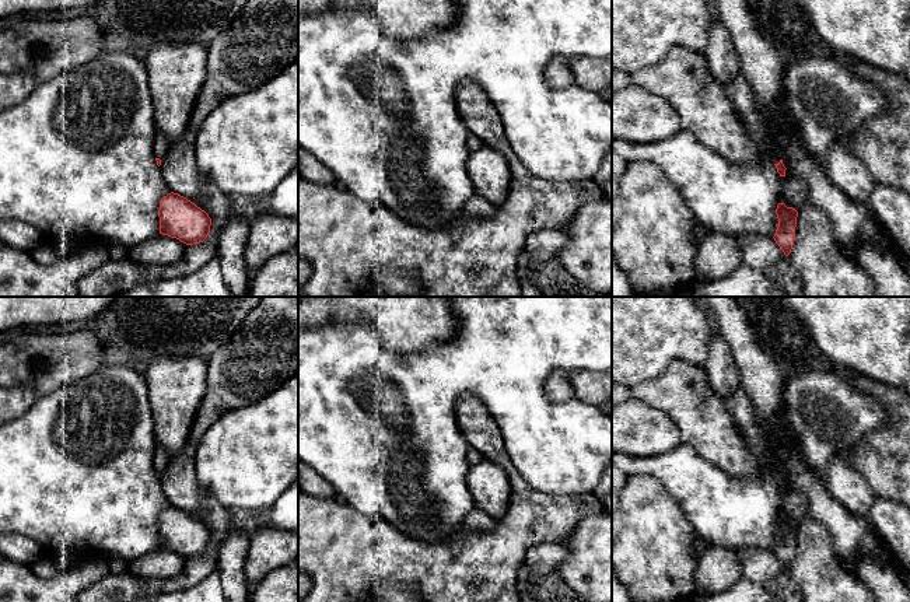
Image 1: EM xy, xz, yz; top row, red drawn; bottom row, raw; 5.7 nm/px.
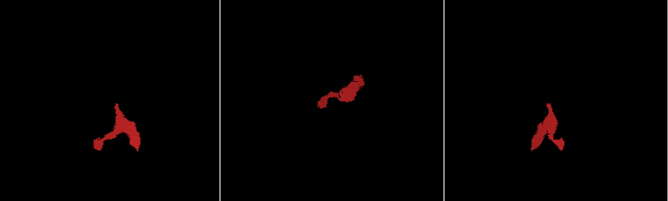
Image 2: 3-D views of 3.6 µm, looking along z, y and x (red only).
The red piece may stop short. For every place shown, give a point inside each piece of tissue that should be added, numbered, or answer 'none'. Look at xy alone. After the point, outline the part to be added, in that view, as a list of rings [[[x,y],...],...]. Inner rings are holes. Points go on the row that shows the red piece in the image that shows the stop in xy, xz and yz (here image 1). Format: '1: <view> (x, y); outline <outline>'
1: xy (160, 146); outline [[[157,130],[154,141],[153,141],[153,153],[155,158],[162,160],[167,155],[168,148],[169,148],[169,141],[167,136]]]

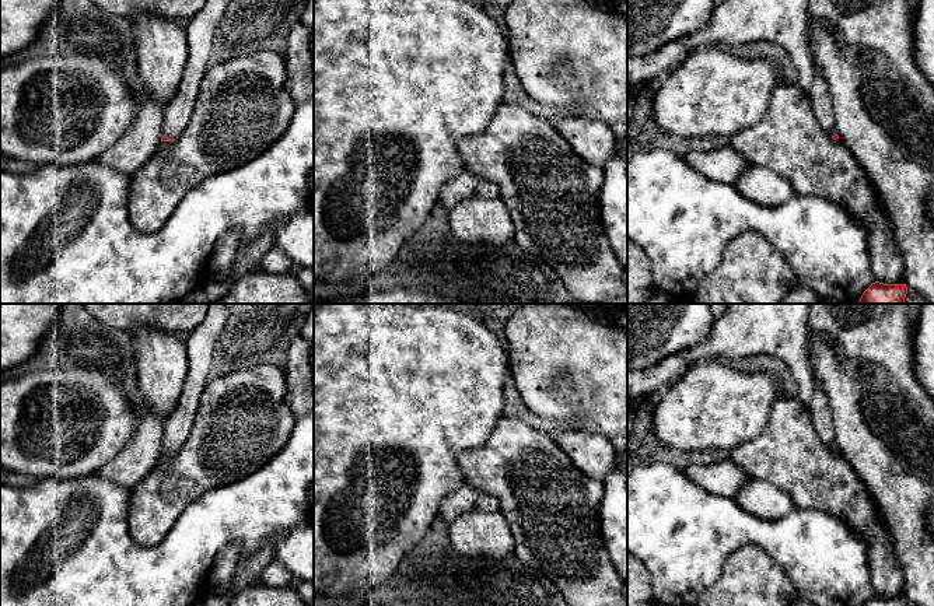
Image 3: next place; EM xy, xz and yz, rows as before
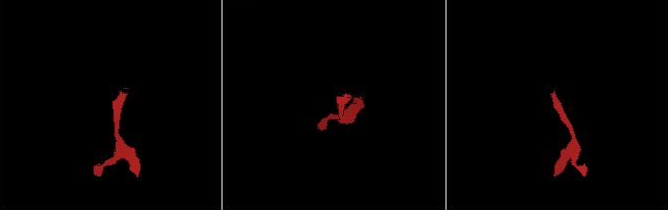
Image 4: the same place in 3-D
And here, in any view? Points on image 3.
1: xy (199, 30); outline [[[207,0],[185,25],[188,62],[175,98],[167,105],[162,136],[174,140],[186,127],[195,108],[199,85],[207,70],[214,29],[228,7],[228,0]]]

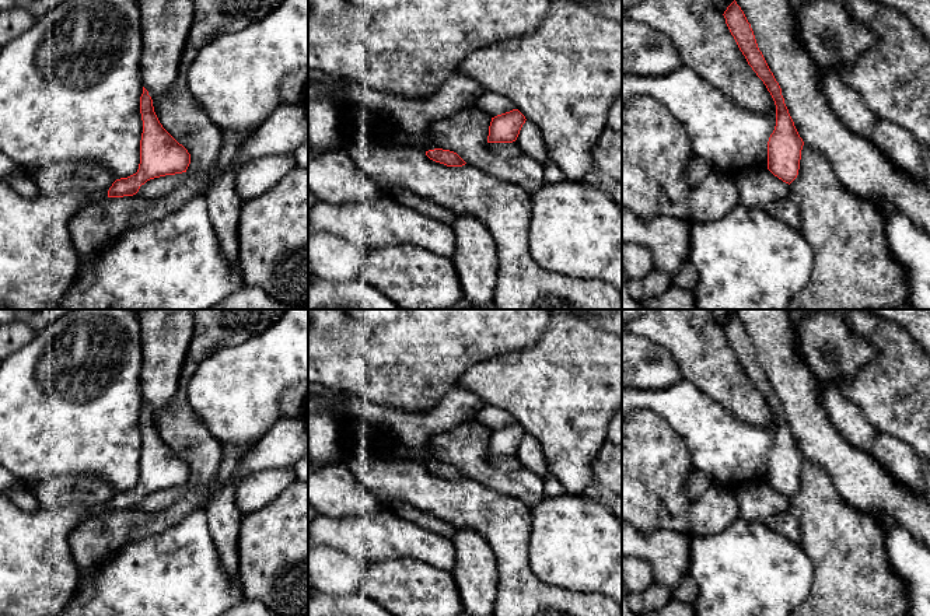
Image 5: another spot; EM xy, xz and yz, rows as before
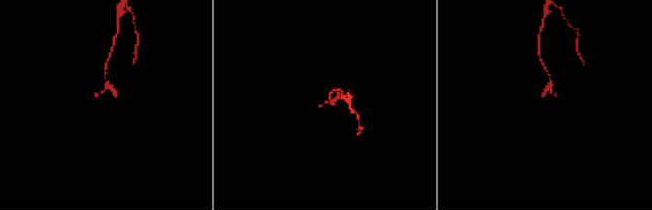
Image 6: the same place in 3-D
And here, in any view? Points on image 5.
none

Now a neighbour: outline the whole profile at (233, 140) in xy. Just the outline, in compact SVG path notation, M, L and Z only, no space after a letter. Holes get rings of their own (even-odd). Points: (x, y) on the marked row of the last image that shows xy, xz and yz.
M225 130L223 132L223 146L221 146L217 161L209 171L209 176L203 188L203 192L211 183L217 172L235 165L237 155L241 147L244 146L244 143L252 134L252 132L254 130L247 130L247 132Z

